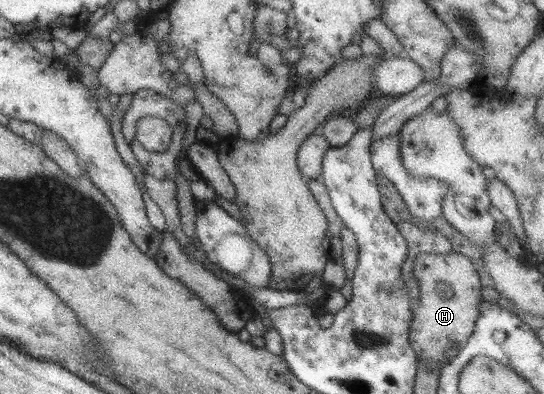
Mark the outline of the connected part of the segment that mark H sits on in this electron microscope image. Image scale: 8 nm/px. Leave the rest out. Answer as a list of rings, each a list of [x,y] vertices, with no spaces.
[[[457,252],[446,254],[419,253],[413,259],[413,275],[419,285],[419,297],[417,304],[412,307],[413,317],[409,326],[409,344],[415,352],[416,362],[423,364],[425,368],[437,366],[439,358],[443,358],[443,352],[451,348],[453,344],[461,345],[467,341],[475,325],[476,317],[479,317],[479,303],[482,303],[480,293],[480,280],[474,265],[468,257]]]

